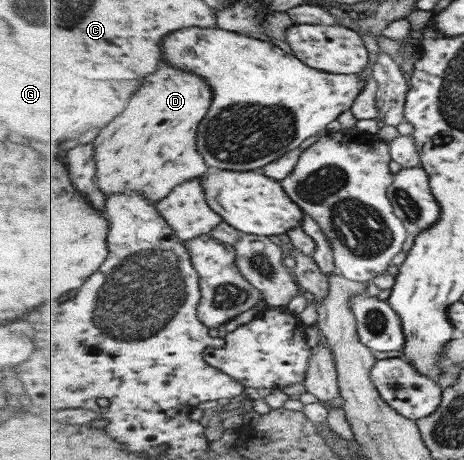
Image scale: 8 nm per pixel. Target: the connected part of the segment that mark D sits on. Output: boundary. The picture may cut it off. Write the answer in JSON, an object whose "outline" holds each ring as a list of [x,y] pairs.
{"outline":[[[166,64],[156,76],[148,76],[142,82],[144,86],[136,92],[132,104],[128,104],[128,108],[122,112],[124,116],[120,116],[120,120],[112,120],[112,124],[104,128],[104,132],[100,132],[94,142],[98,162],[96,184],[104,194],[140,192],[148,200],[158,203],[167,198],[176,187],[180,187],[180,184],[206,174],[210,168],[203,154],[196,150],[196,132],[199,132],[200,124],[212,106],[212,88],[202,78],[180,72]]]}

